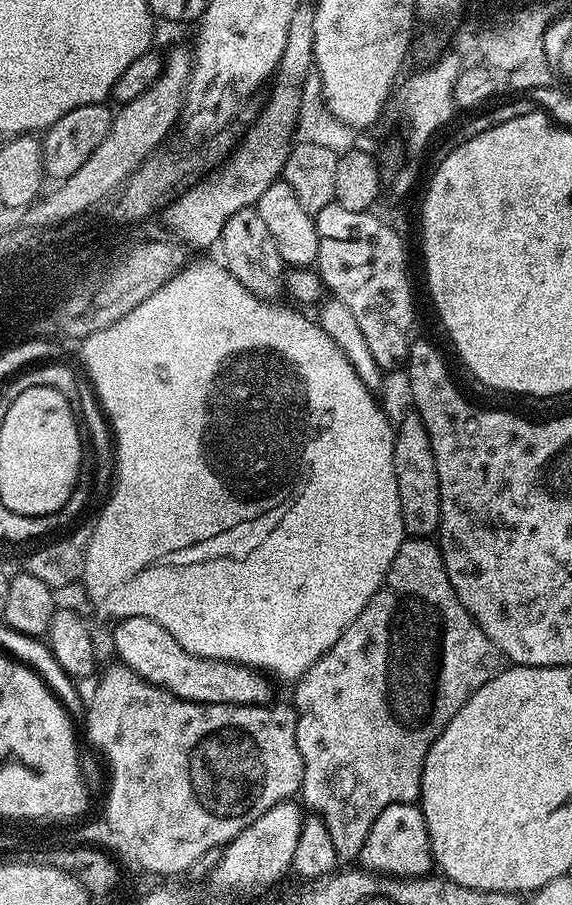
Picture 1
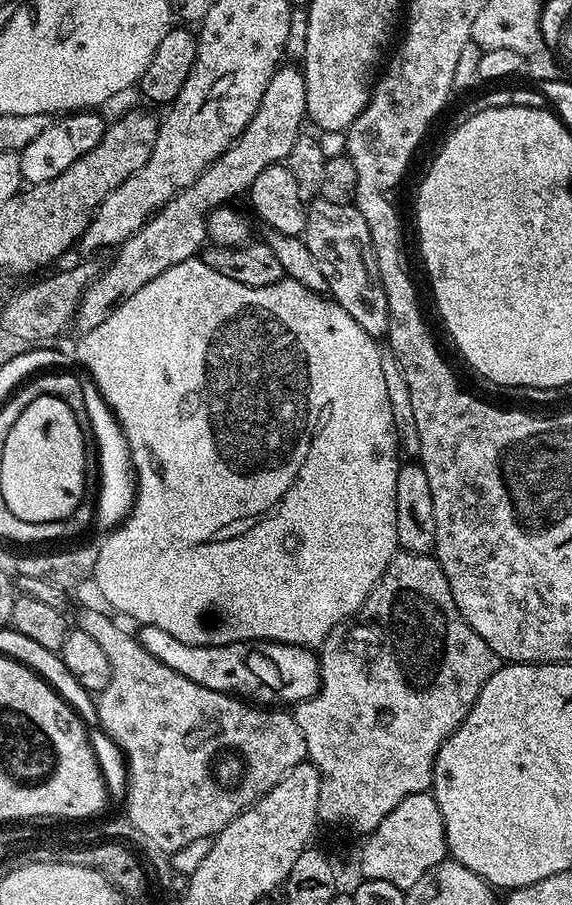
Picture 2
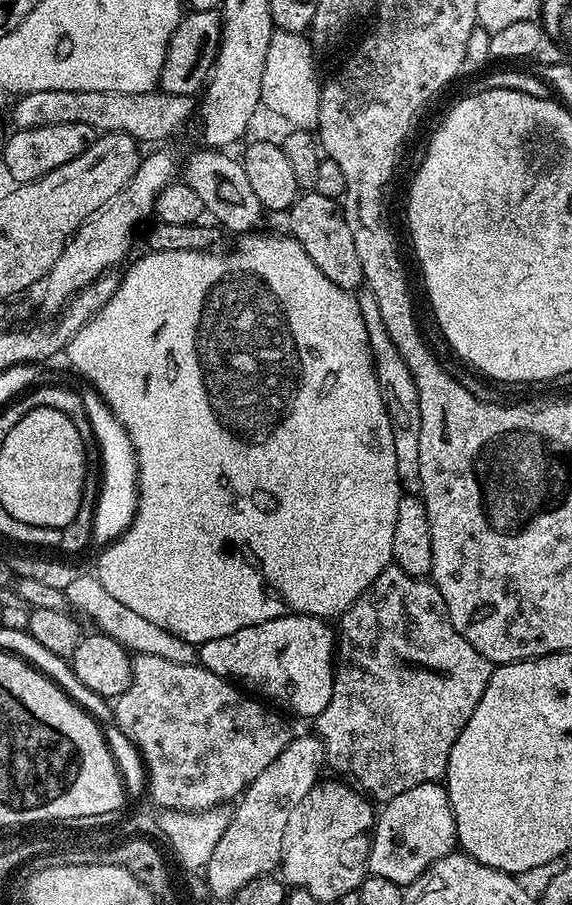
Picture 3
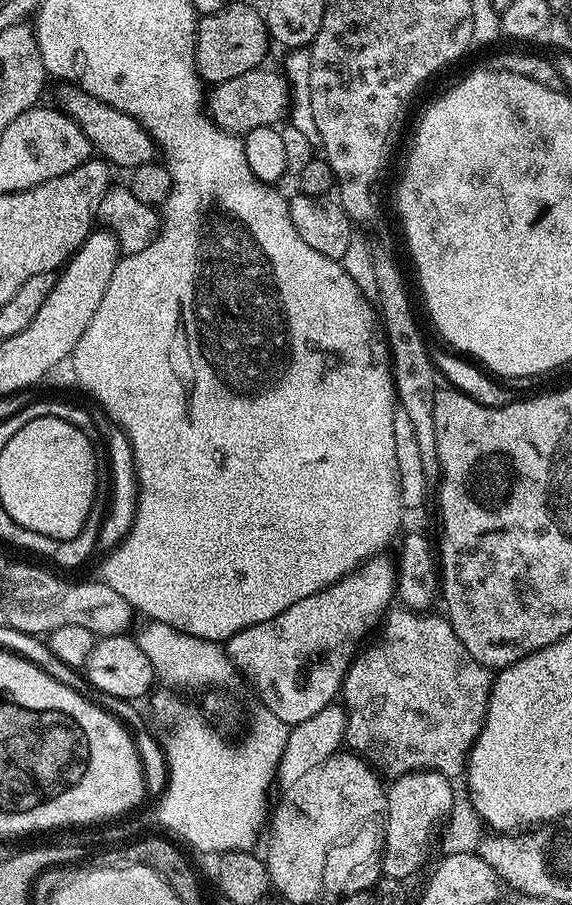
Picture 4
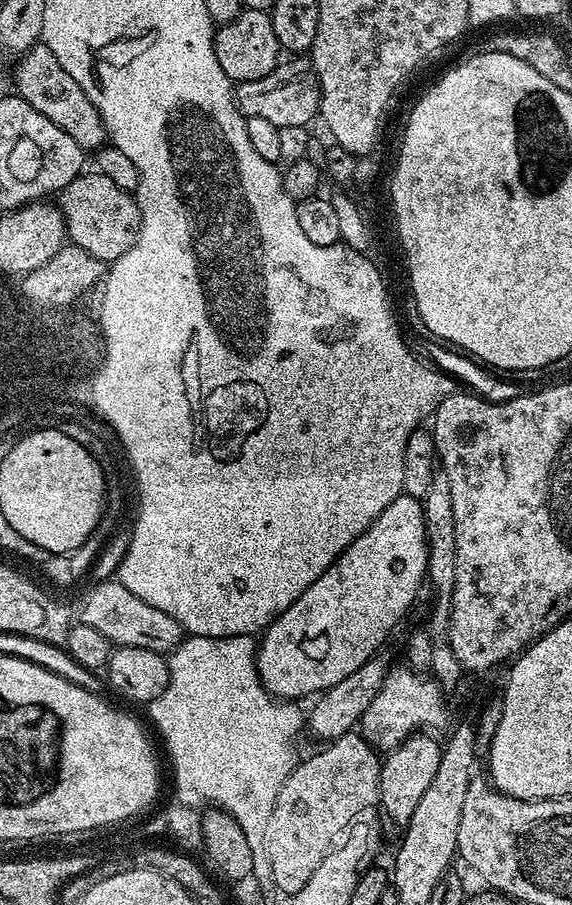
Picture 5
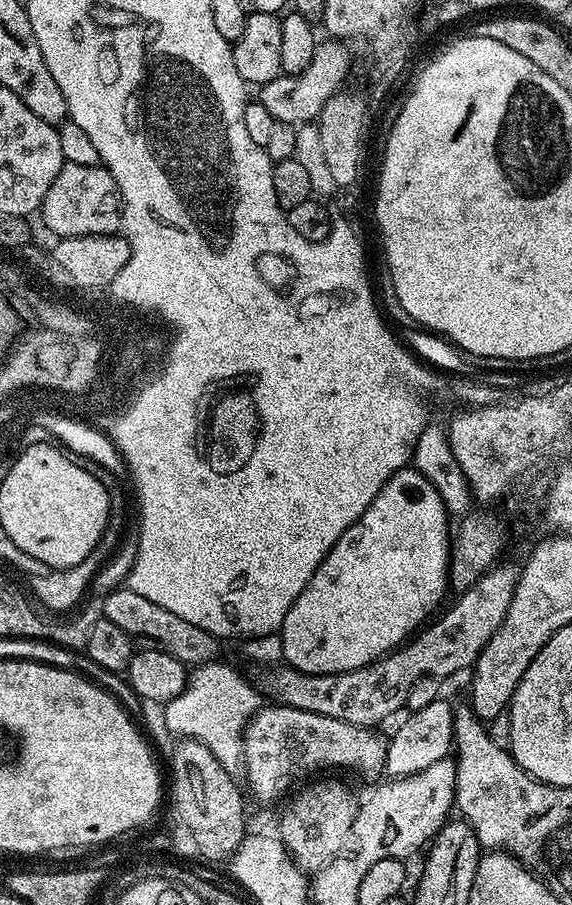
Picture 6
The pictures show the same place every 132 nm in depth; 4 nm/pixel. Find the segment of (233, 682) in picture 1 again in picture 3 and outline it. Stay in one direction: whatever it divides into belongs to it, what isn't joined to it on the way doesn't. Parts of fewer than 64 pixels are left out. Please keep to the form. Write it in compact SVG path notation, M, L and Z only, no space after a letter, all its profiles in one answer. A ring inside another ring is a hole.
M293 615L251 624L226 634L226 638L210 638L210 642L199 645L198 662L223 680L233 681L253 693L261 692L256 694L265 701L277 700L300 716L314 718L326 710L332 693L338 636L333 625L331 628L328 624L331 623L319 616Z

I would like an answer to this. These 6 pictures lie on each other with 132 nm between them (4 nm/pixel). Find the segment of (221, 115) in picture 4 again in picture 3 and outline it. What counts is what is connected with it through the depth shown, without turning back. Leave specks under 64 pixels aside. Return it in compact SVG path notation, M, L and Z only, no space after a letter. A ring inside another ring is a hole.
M38 90L26 92L12 108L12 128L37 128L38 126L70 126L82 122L97 132L125 132L145 145L164 140L184 128L184 123L194 116L194 100L191 96L179 96L153 90L126 94L114 90Z

